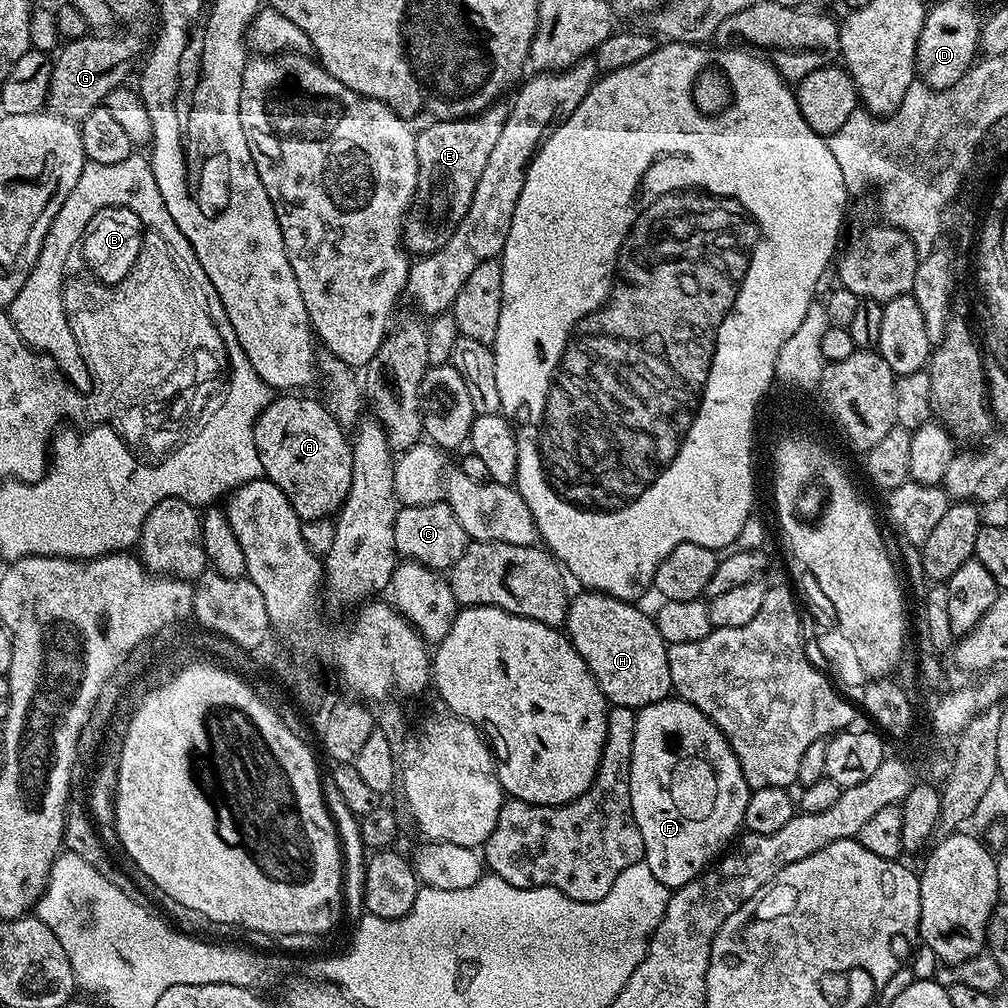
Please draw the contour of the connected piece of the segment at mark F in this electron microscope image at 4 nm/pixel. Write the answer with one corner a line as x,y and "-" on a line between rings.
669,698
639,709
635,742
632,794
636,816
644,828
644,840
648,840
648,860
652,860
650,872
658,878
659,884
675,890
699,876
737,839
744,828
750,789
742,766
722,730
718,730
718,726
714,726
714,722
690,702

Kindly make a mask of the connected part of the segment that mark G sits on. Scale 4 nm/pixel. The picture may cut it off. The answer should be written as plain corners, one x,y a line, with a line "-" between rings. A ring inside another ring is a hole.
89,34
67,41
55,53
46,101
51,111
68,120
82,121
90,110
101,107
107,101
104,99
127,78
140,52
140,44
132,36
108,35
112,34

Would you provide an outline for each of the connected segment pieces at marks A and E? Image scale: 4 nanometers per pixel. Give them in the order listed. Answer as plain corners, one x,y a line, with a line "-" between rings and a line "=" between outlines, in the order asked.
282,394
264,408
256,420
255,446
267,479
272,480
287,496
301,521
333,517
349,494
353,477
353,452
345,429
337,422
325,403
304,397
304,394
=
504,102
491,104
486,111
476,116
465,116
463,120
447,120
438,122
429,128
421,128
416,132
416,149
418,150
418,186
416,199
404,221
402,243
409,253
417,257
428,256
431,252
442,250
446,242
454,234
454,230
462,222
466,210
470,210
470,198
474,198
474,190
478,186
478,178
482,178
482,170
494,150
498,138
502,135
502,126
506,126
509,105

